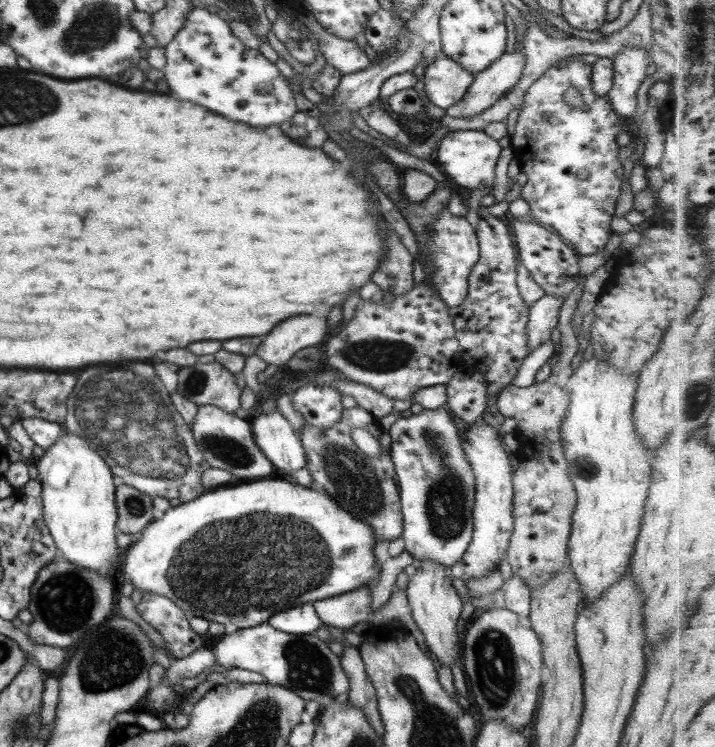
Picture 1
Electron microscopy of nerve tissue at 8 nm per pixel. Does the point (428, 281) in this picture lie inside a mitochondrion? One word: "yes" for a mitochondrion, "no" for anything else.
no

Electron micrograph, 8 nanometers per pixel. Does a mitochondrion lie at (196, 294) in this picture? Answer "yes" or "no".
no

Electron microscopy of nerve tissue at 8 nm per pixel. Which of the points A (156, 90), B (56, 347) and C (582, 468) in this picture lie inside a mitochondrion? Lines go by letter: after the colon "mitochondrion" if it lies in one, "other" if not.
A: other
B: other
C: mitochondrion

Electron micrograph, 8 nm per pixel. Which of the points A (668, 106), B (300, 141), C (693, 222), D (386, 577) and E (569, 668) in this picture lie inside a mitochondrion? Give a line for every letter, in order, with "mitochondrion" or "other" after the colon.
A: other
B: other
C: other
D: other
E: other

